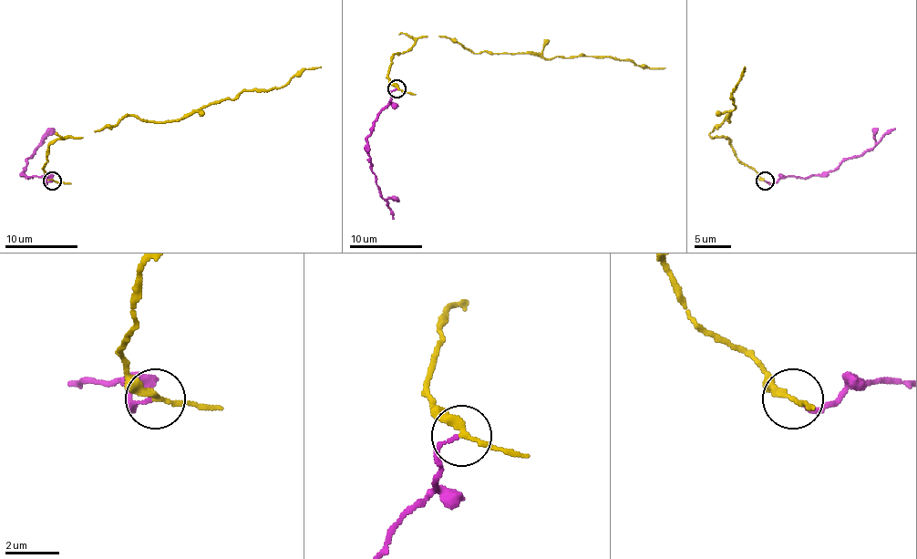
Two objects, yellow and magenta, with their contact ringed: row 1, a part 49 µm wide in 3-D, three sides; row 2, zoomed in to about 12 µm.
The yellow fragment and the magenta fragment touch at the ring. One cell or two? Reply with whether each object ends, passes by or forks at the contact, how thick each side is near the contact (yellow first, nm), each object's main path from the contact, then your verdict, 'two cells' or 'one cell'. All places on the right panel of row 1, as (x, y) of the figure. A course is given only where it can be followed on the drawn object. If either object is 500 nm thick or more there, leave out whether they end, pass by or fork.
yellow passes by; magenta ends there; 240 nm thick on the yellow side, 130 nm on the other; yellow runs (765, 181), (736, 155), (728, 139), (712, 131), (730, 115), (730, 122), (732, 91), (745, 66); magenta runs (765, 181), (770, 184), (781, 177), (826, 175), (844, 160), (862, 155), (895, 128); two cells

